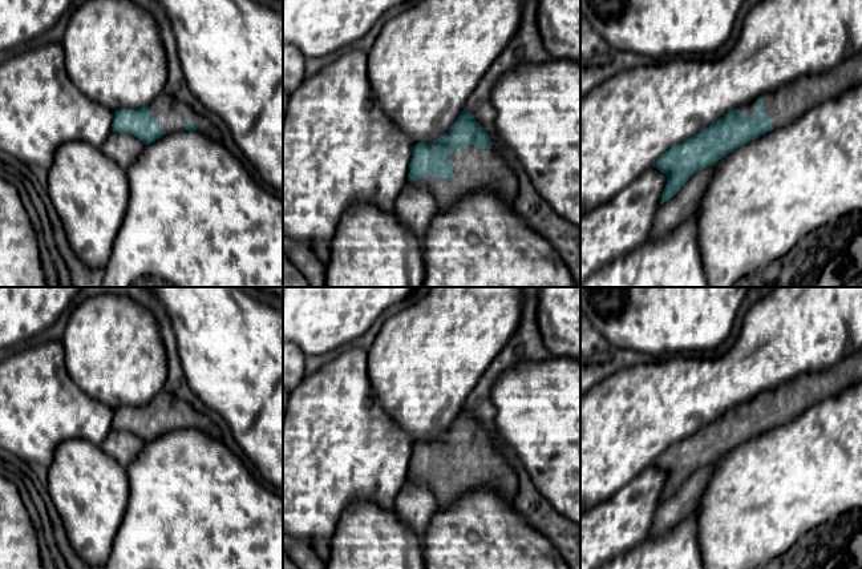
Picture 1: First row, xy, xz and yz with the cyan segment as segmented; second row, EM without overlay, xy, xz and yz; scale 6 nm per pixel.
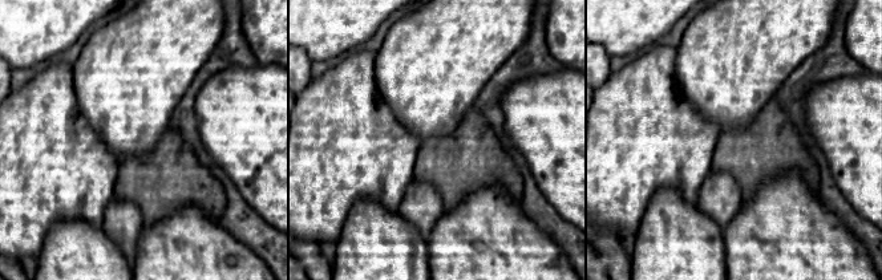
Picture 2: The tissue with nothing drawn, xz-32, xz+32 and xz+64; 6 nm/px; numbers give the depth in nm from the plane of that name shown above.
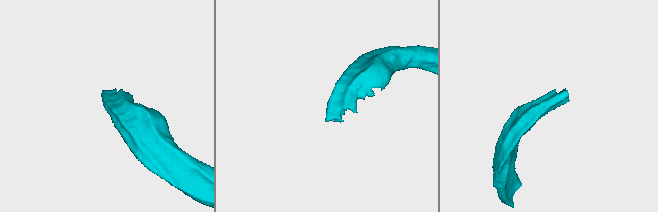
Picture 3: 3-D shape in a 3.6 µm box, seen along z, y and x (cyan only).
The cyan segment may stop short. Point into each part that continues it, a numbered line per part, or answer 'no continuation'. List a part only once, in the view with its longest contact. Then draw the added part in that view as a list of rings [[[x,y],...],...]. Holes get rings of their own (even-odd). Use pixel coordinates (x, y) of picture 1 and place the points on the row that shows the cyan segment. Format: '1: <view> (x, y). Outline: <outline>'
1: xz (473, 168). Outline: [[[470,144],[458,152],[449,154],[449,164],[453,168],[453,178],[420,178],[412,181],[426,187],[436,199],[438,213],[444,213],[460,202],[468,193],[486,189],[502,197],[509,205],[514,205],[518,195],[518,179],[510,171],[502,154],[495,154],[493,149],[478,149]]]

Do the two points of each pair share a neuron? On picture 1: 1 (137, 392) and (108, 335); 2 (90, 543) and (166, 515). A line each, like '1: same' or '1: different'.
1: same
2: different

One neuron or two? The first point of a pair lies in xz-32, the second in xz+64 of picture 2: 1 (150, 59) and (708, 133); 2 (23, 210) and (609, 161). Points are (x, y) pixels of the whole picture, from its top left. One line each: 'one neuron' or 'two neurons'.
1: two neurons
2: one neuron

